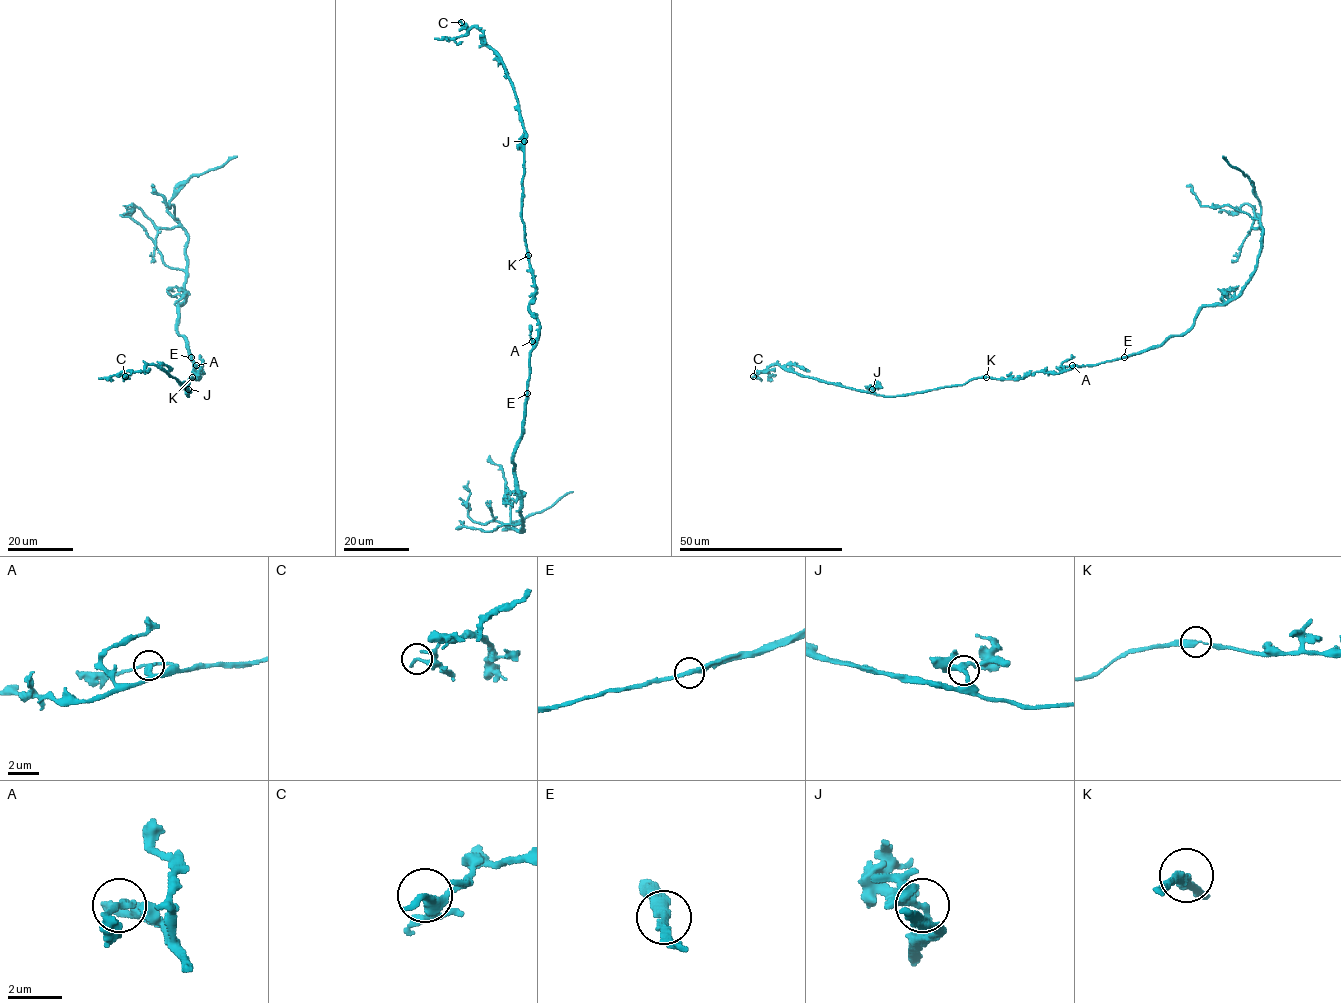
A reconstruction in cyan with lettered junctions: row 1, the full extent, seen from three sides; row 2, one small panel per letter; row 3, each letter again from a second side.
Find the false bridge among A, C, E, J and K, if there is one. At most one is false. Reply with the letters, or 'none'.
E

